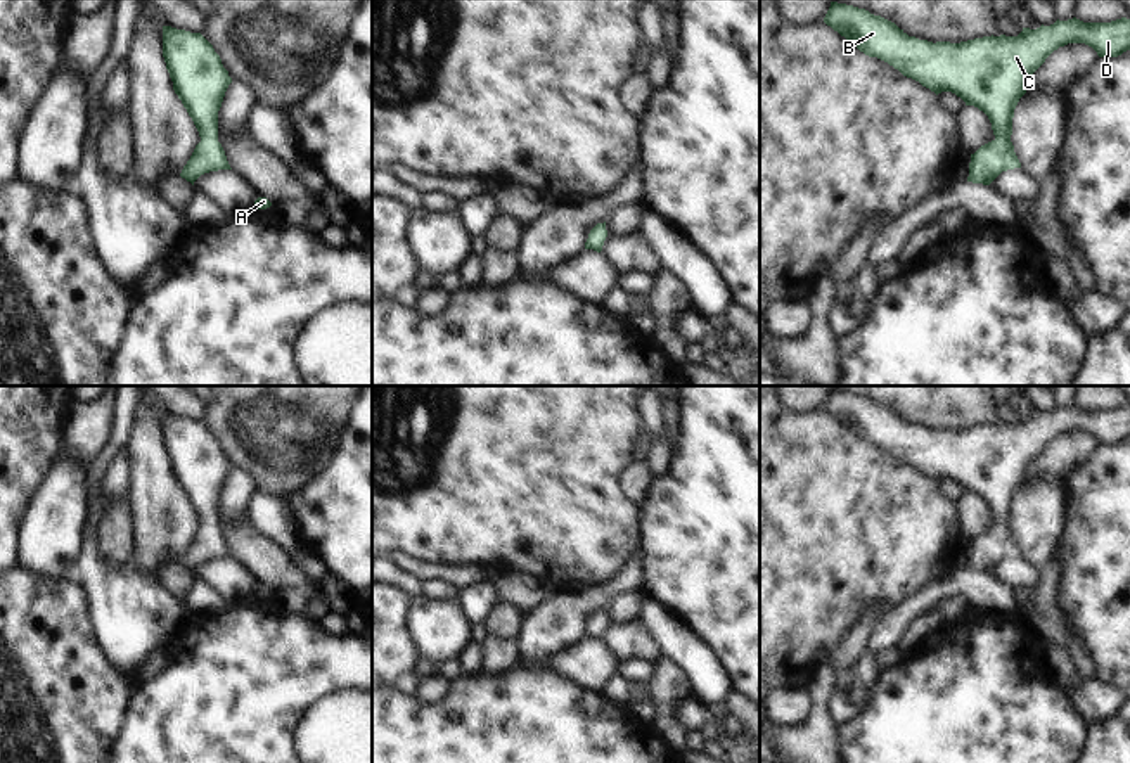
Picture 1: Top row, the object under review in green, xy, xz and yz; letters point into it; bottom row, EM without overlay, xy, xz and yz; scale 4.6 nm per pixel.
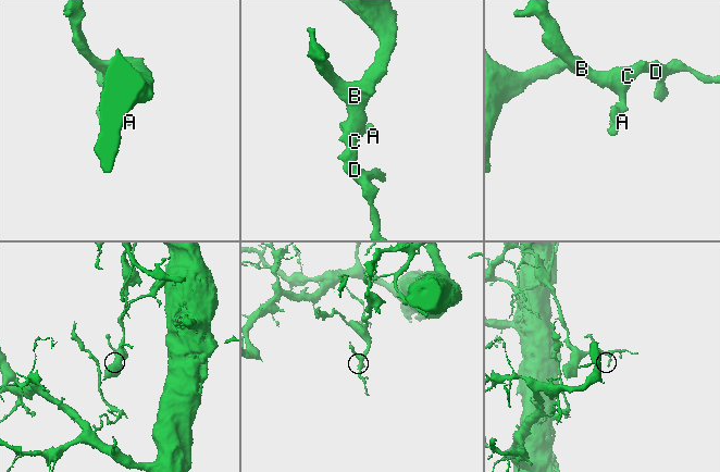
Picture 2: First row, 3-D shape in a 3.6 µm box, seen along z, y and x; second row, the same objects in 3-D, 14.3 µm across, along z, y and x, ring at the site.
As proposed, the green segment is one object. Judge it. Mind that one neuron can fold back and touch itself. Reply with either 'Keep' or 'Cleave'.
Keep

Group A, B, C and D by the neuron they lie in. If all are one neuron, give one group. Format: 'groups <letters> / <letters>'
groups A B C D

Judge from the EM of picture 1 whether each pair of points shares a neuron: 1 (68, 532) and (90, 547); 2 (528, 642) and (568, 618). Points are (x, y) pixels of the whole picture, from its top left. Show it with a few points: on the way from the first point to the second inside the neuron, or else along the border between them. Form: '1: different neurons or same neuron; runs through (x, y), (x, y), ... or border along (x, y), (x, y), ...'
1: different neurons; border along (83, 538), (70, 573)
2: same neuron; runs through (539, 635), (558, 621)

